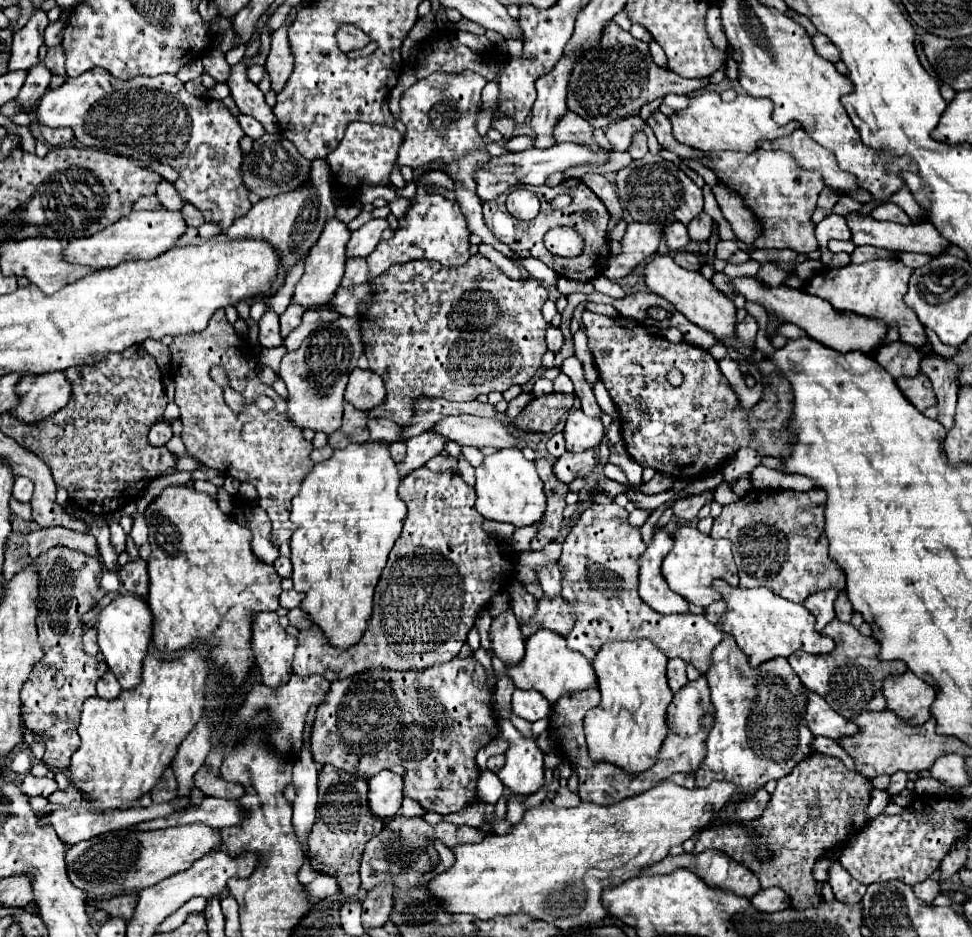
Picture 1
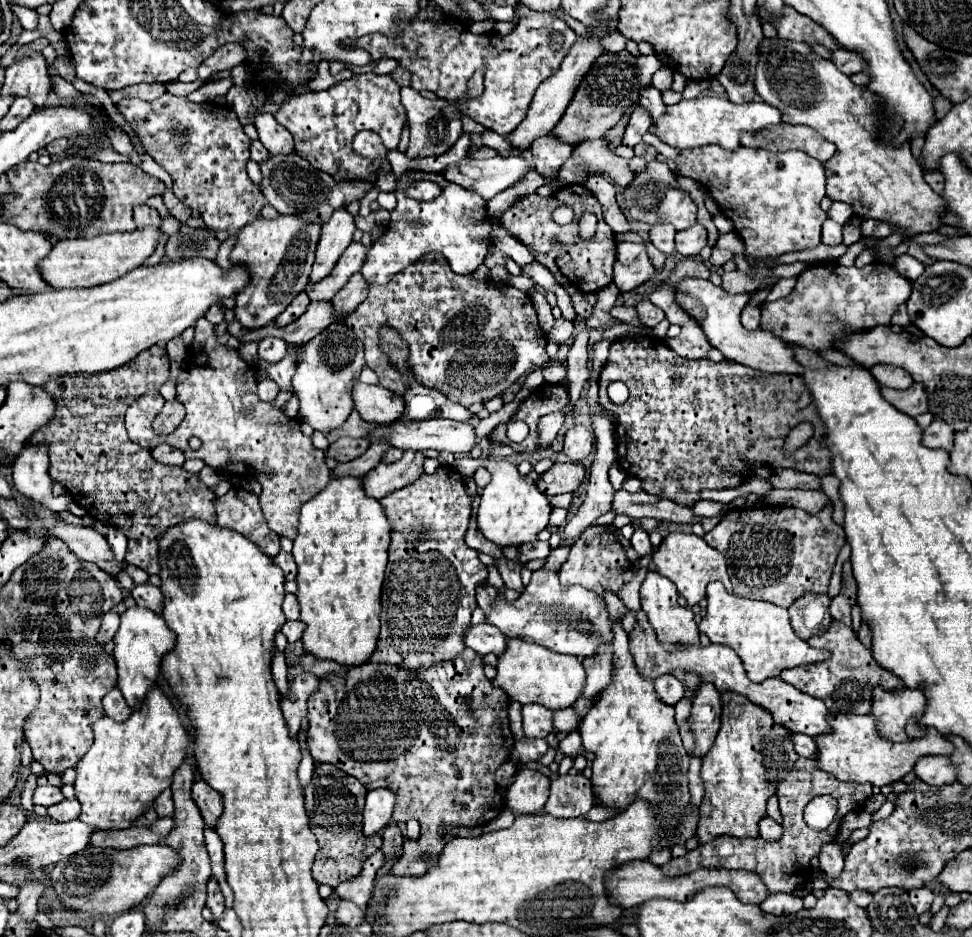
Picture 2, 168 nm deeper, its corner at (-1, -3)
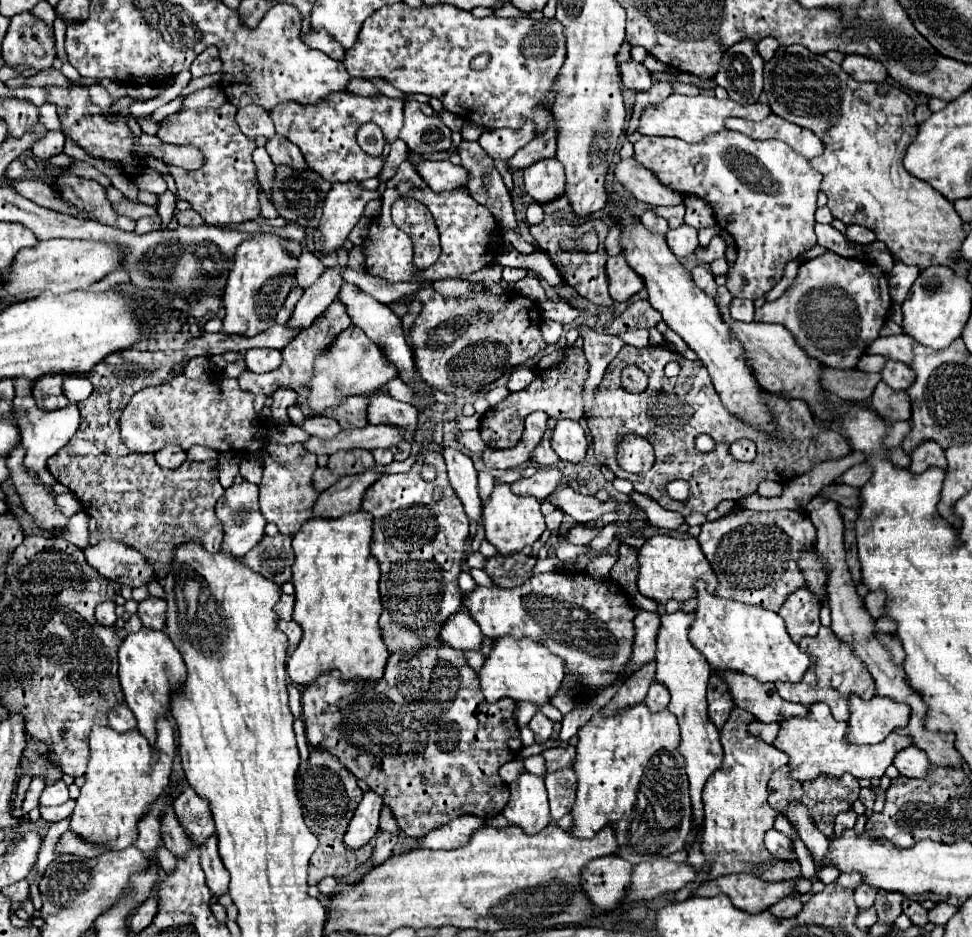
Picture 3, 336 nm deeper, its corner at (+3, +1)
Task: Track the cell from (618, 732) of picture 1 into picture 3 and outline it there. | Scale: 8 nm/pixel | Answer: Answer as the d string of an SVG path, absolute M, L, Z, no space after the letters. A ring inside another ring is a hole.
M644 704L626 708L618 716L604 718L594 714L592 720L580 728L580 742L576 746L574 772L578 776L576 802L572 806L570 834L576 838L592 838L604 826L614 828L618 840L616 856L630 864L640 864L652 858L666 858L686 846L686 838L692 832L692 806L688 796L688 776L684 770L684 758L678 752L680 730L676 716L668 710L652 714Z

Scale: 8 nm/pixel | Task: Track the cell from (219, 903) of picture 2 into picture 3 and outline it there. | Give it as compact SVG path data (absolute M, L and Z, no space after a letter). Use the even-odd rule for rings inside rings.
M212 834L204 844L200 844L200 864L206 874L206 884L212 890L214 896L222 896L228 892L230 874L224 868L220 856L218 856L218 838Z

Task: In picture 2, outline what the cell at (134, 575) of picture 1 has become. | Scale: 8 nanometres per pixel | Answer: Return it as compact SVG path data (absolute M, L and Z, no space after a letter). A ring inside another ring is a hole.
M146 582L146 584L136 584L130 592L130 596L136 600L138 606L144 606L144 608L150 608L154 612L160 614L160 600L164 600L160 596L160 588Z

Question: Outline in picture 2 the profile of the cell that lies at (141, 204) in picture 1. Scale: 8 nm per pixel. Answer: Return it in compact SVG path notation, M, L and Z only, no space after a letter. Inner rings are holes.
M148 206L135 207L133 210L133 219L138 229L149 225L160 228L160 222L162 222L158 212Z

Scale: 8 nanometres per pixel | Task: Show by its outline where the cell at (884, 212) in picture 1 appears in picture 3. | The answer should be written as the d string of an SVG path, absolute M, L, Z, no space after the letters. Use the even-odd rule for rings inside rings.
M846 226L846 238L856 244L872 244L876 240L874 232L860 226Z

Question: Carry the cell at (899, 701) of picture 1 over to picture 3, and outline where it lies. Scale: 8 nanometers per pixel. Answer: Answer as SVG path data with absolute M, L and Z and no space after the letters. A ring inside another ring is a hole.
M850 696L850 718L846 740L850 744L876 744L896 728L904 728L910 718L908 704L876 696L864 702L860 696Z

